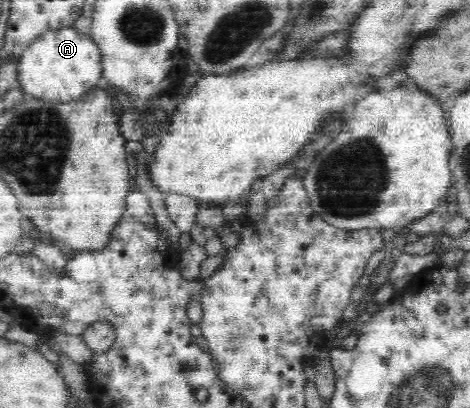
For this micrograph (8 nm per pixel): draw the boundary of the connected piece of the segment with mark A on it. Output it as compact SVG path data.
M66 25L48 29L37 37L20 58L17 72L18 85L28 96L68 103L102 85L103 59L99 45L91 34Z

